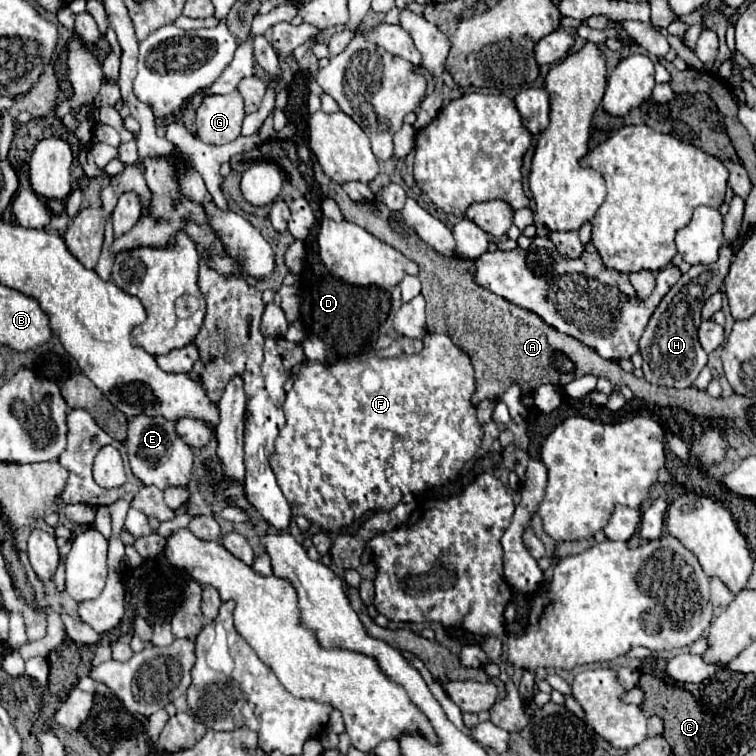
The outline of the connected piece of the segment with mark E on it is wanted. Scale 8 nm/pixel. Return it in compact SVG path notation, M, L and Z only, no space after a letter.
M135 415L129 419L127 425L127 439L125 449L129 455L129 465L133 475L143 485L153 485L165 491L173 485L187 485L193 469L193 453L187 443L177 435L177 423L165 417L149 417L149 415Z

